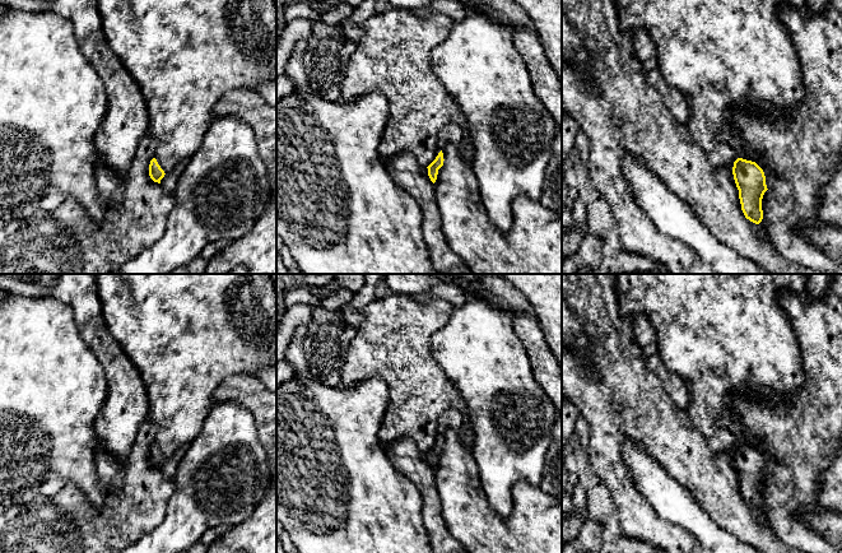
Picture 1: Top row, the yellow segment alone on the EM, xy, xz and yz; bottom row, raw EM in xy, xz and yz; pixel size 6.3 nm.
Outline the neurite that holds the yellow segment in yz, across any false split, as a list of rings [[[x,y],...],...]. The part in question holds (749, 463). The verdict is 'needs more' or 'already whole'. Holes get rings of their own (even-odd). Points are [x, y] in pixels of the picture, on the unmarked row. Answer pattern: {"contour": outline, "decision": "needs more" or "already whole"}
{"contour": [[[738,443],[732,460],[745,503],[759,510],[763,505],[762,484],[768,475],[763,455],[755,447]]], "decision": "already whole"}

